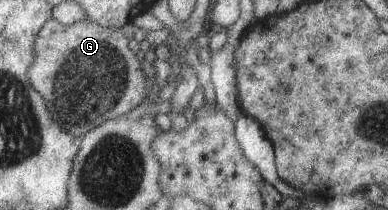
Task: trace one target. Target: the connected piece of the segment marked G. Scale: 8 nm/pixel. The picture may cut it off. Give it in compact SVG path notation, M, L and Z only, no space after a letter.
M54 17L46 23L36 39L35 65L31 67L31 83L47 99L47 107L57 123L68 132L85 137L103 122L119 118L135 109L147 98L147 75L139 65L140 54L133 53L122 29L104 28L91 20L67 25Z

